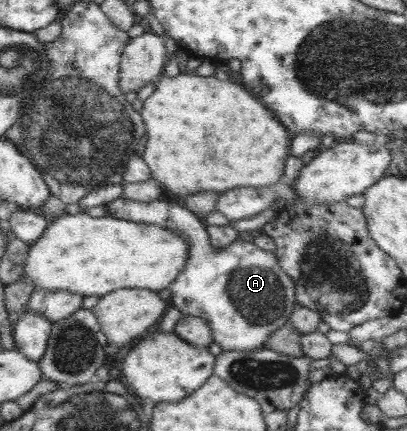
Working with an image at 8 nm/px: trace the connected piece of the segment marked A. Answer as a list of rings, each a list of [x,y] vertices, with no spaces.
[[[118,197],[105,204],[109,216],[133,221],[145,222],[151,225],[163,226],[175,230],[187,244],[189,244],[189,257],[183,270],[168,286],[171,292],[169,305],[179,309],[184,315],[201,317],[211,327],[213,342],[219,344],[223,351],[253,351],[265,347],[265,341],[273,331],[281,328],[290,320],[291,313],[297,306],[295,284],[279,266],[275,254],[257,247],[253,241],[237,238],[227,243],[221,249],[215,248],[209,241],[209,233],[202,218],[187,207],[171,201],[154,200],[153,202],[133,202],[127,198]]]

